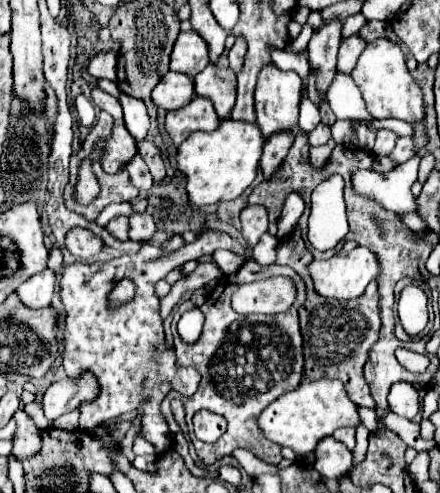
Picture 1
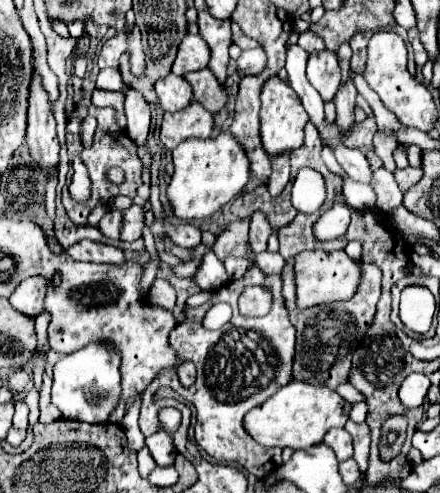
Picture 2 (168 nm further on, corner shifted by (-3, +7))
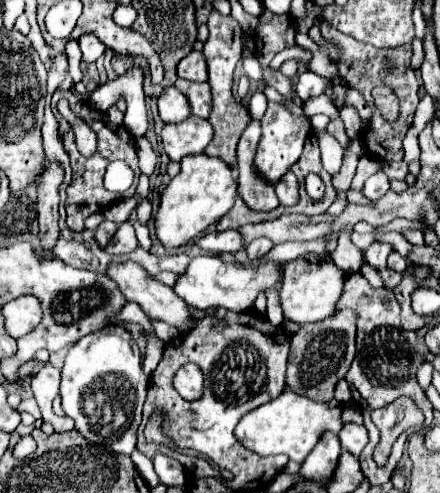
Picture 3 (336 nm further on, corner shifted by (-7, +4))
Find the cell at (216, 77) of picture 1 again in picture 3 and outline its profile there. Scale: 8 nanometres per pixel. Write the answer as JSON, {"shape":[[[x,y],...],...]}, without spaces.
{"shape":[[[178,79],[174,85],[188,97],[192,113],[196,117],[208,117],[210,115],[210,111],[212,111],[212,89],[208,83]]]}

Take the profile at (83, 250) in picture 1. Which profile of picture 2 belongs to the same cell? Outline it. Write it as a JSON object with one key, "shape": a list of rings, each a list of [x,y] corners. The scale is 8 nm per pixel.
{"shape":[[[82,240],[78,244],[74,244],[72,248],[68,248],[68,254],[74,260],[82,260],[82,262],[102,262],[102,264],[124,264],[124,252],[116,246],[108,246],[108,244],[98,244],[92,240]]]}

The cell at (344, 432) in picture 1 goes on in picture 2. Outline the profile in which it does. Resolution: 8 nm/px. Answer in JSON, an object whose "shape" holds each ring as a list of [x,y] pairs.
{"shape":[[[352,420],[346,422],[344,426],[352,438],[354,438],[354,460],[358,462],[358,468],[360,468],[360,474],[364,476],[364,470],[368,468],[368,448],[370,448],[370,428],[368,424],[356,424]]]}

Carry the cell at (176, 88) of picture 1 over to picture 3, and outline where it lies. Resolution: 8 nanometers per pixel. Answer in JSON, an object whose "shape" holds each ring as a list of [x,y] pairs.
{"shape":[[[168,87],[158,97],[158,113],[164,123],[178,123],[186,119],[192,111],[186,95],[180,93],[176,87]]]}

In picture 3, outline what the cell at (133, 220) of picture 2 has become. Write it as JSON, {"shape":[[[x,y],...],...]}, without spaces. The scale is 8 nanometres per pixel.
{"shape":[[[130,221],[122,223],[116,231],[116,235],[112,237],[112,241],[108,243],[106,251],[112,253],[112,255],[124,255],[124,253],[130,253],[138,247],[138,239],[136,239],[136,231],[132,227]]]}

